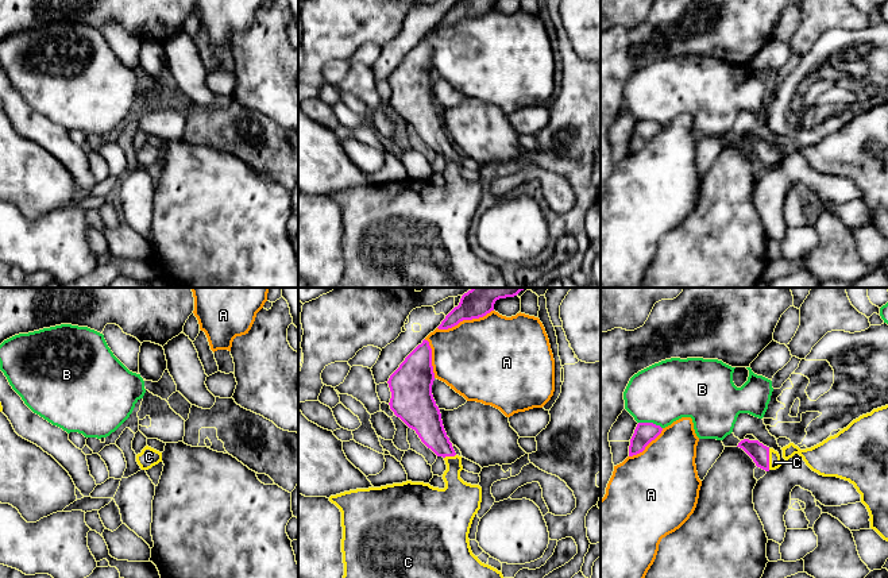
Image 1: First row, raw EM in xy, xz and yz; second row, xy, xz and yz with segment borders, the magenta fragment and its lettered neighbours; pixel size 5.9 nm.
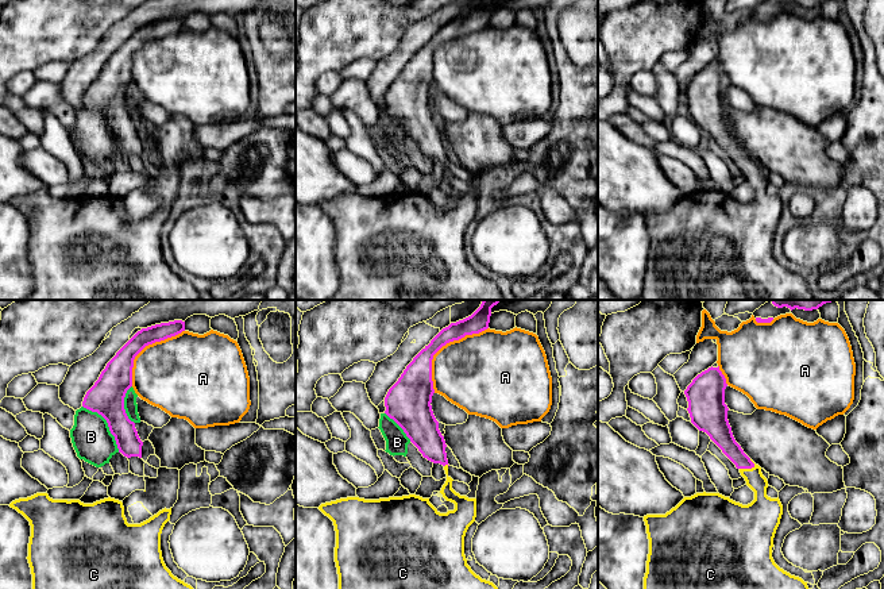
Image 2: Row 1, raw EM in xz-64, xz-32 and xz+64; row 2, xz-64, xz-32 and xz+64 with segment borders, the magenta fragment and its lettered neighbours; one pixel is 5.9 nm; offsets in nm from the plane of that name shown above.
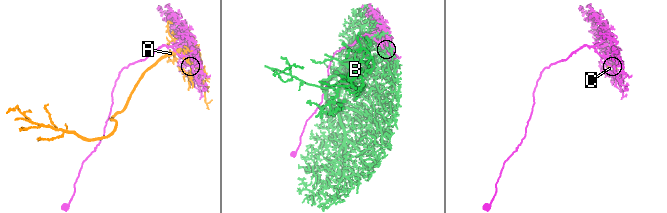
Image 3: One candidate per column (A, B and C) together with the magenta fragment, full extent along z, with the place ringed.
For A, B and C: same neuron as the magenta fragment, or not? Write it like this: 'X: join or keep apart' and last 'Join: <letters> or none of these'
A: keep apart
B: keep apart
C: join
Join: C

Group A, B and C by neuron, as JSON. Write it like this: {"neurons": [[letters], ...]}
{"neurons": [["A"], ["B"], ["C"]]}

